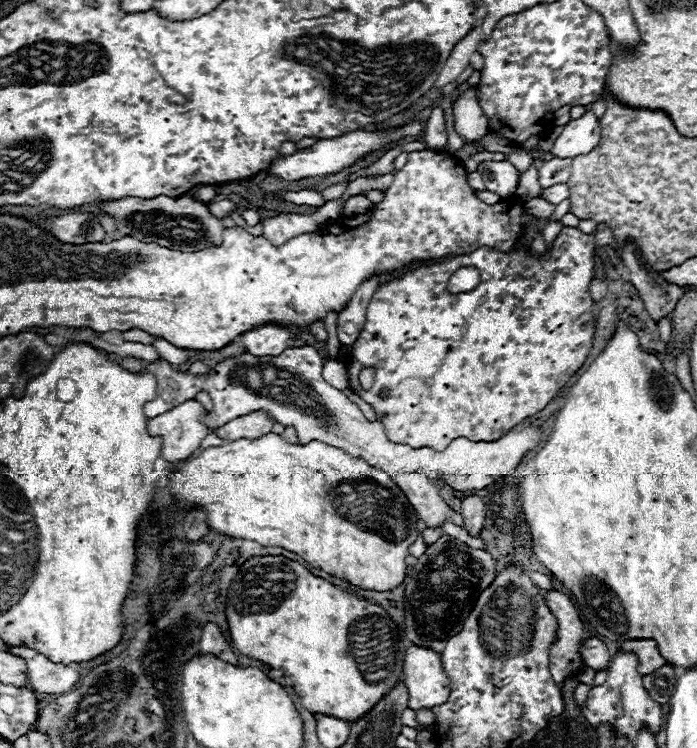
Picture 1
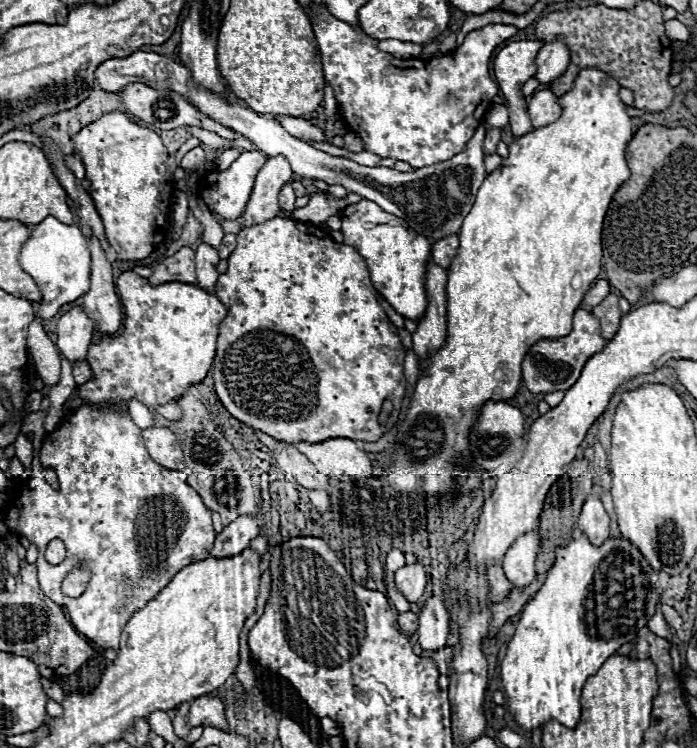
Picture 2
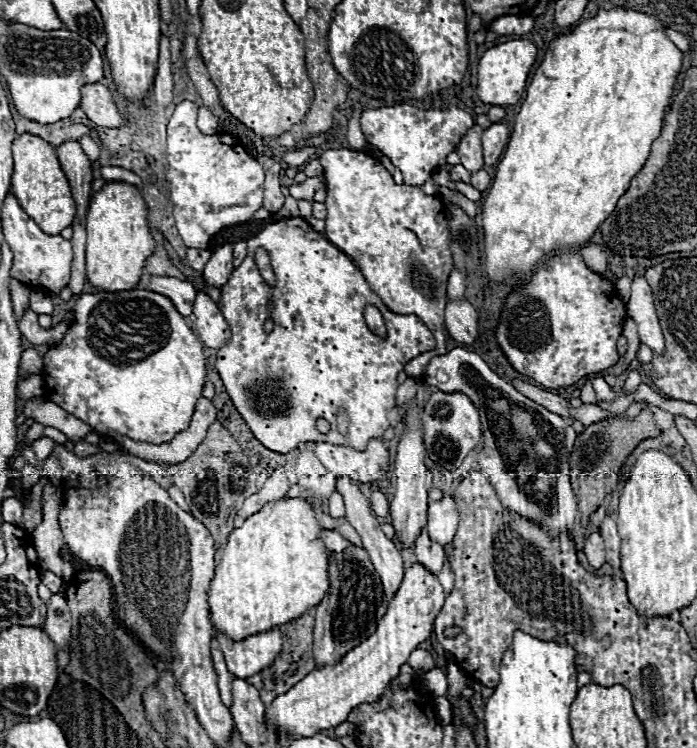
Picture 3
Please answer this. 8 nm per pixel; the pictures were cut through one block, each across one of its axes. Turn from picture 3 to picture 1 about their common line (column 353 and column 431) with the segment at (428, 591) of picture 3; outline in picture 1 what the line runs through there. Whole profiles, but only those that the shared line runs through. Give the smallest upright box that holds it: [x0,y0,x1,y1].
[402,646,450,712]

